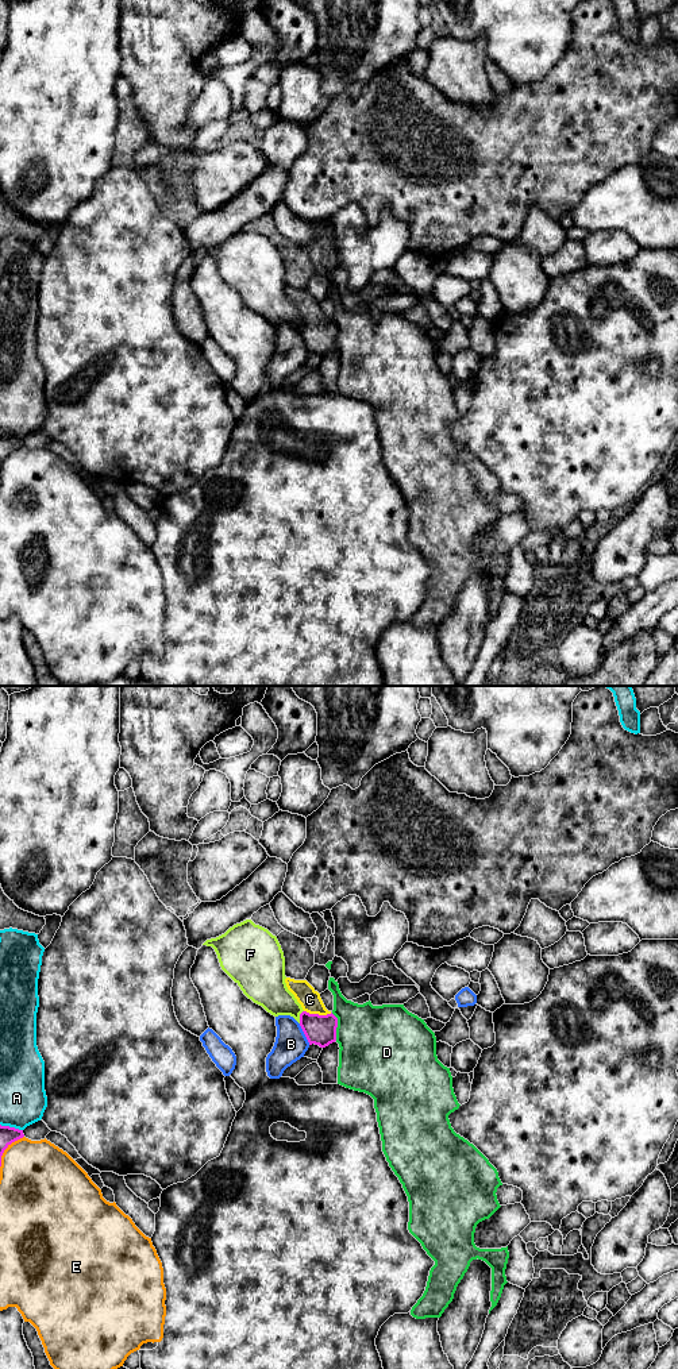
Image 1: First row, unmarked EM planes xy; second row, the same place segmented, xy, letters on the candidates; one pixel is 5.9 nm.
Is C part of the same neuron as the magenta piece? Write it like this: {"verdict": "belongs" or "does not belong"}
{"verdict": "belongs"}

